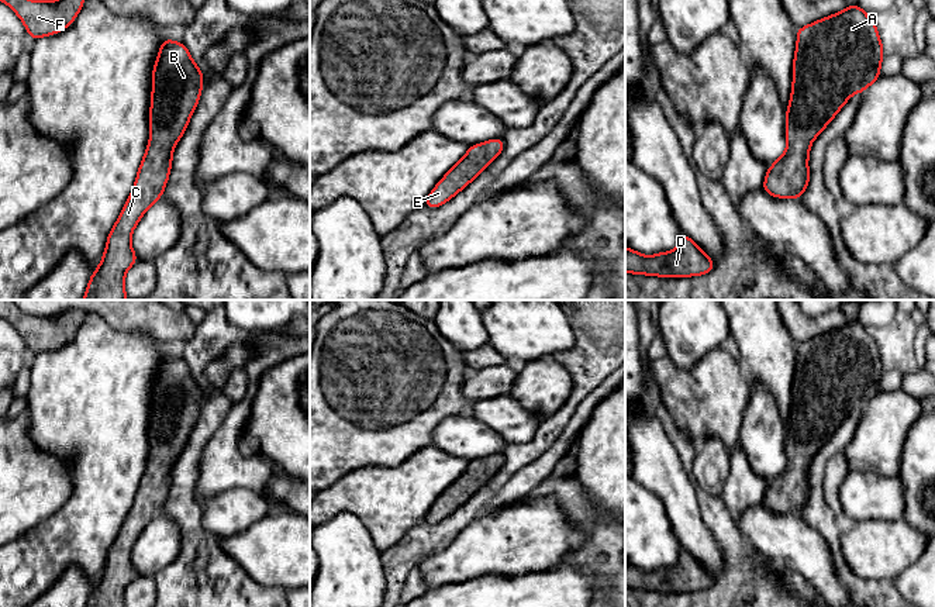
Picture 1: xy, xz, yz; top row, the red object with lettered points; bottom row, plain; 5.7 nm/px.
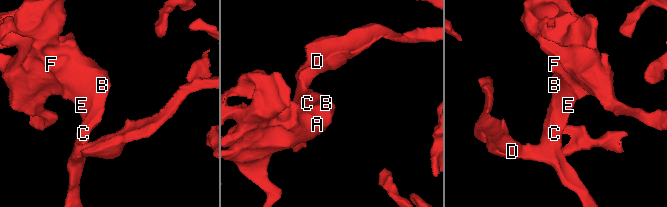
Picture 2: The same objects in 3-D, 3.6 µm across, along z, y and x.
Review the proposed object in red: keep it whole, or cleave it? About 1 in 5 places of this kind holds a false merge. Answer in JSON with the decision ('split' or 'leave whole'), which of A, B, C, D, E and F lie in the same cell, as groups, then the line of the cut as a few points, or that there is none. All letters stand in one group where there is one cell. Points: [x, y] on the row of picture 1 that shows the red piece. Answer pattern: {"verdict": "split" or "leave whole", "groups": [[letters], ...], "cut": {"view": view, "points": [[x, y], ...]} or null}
{"verdict": "leave whole", "groups": [["A", "B", "C", "D", "E", "F"]], "cut": null}

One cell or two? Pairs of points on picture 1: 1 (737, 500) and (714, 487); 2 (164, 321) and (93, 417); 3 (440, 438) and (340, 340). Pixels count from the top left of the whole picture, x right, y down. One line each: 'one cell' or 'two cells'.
1: two cells
2: two cells
3: two cells

